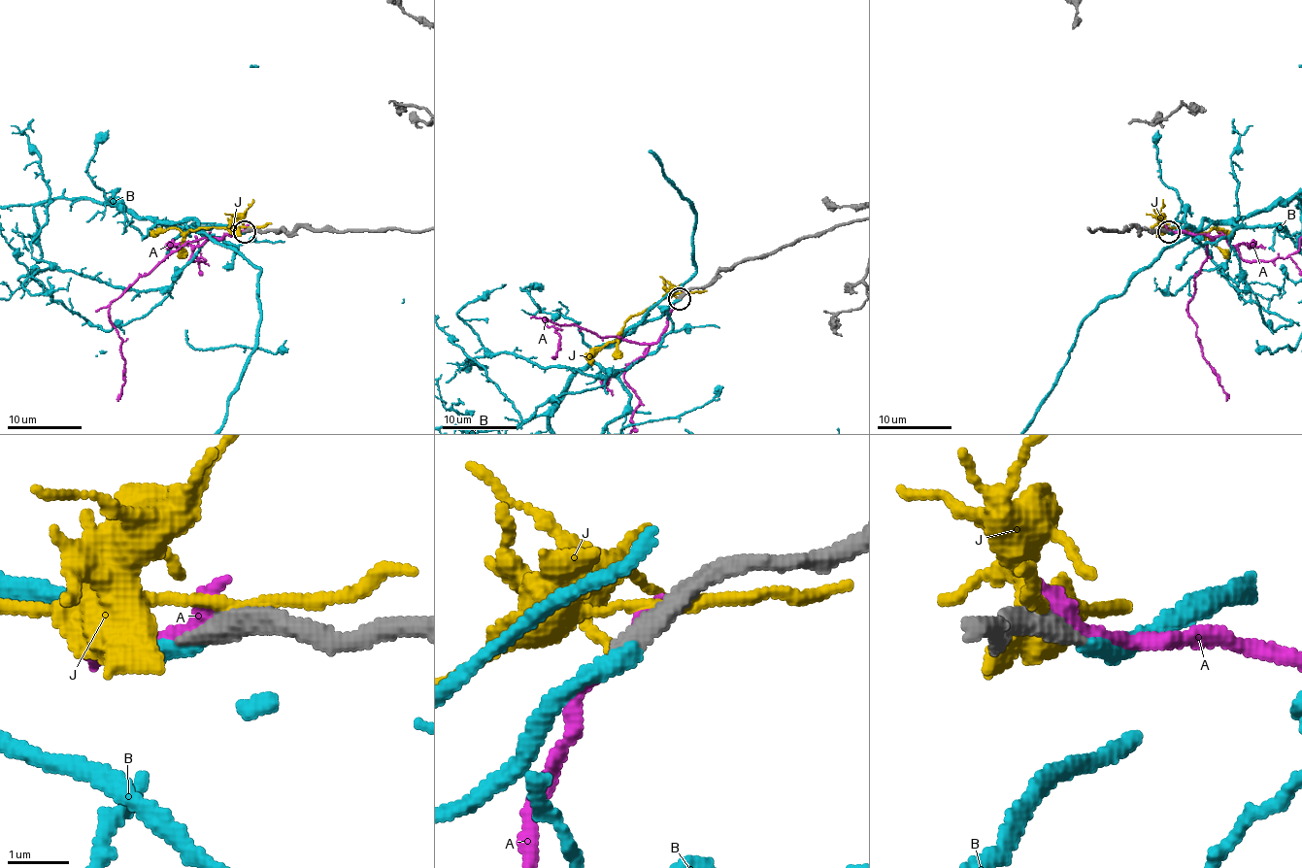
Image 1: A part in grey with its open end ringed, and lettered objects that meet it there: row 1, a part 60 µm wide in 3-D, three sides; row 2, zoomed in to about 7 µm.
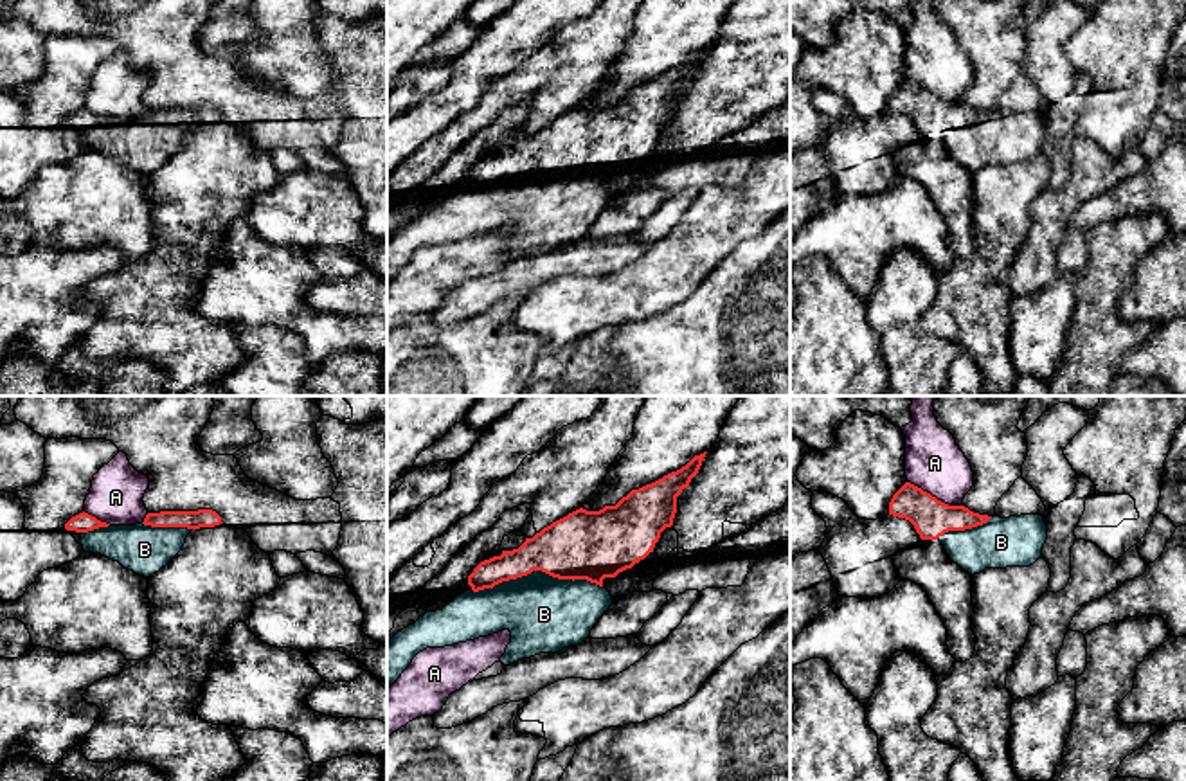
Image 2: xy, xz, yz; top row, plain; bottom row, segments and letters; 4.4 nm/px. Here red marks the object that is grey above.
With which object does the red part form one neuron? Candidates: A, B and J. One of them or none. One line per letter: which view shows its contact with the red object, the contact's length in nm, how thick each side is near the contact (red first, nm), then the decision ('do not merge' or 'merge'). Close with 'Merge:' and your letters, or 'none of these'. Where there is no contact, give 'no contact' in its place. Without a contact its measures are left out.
A: meets red in yz; contact 280 nm long; 170 nm thick on the red side, 260 nm on the other; do not merge
B: meets red in xz; contact 600 nm long; 300 nm thick on the red side, 340 nm on the other; merge
J: no contact; do not merge
Merge: B

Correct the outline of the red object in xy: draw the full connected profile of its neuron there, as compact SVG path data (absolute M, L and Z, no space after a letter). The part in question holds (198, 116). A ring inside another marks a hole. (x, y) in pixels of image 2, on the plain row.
M212 106L148 110L137 122L110 122L83 108L65 126L81 131L85 149L106 153L149 175L182 148L193 126L220 121L221 113Z

